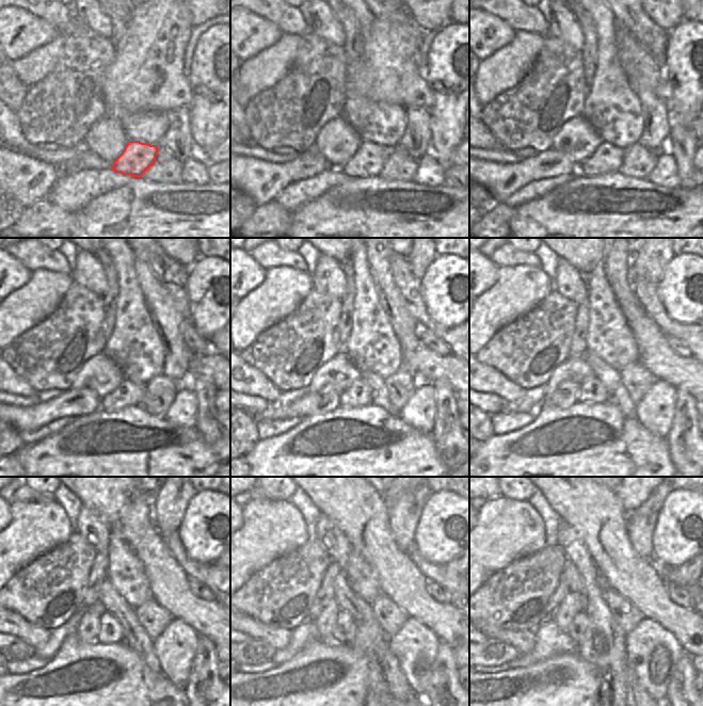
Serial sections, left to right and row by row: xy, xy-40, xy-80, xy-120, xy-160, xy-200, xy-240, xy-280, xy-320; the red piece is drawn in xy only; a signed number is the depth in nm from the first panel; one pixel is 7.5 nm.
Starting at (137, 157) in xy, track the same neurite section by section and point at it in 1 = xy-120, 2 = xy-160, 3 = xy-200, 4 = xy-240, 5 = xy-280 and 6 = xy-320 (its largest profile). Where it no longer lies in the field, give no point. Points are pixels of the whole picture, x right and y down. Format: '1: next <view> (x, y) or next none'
1: next xy-120 (127, 394)
2: next xy-160 (358, 395)
3: next xy-200 (591, 390)
4: next xy-240 (111, 630)
5: next xy-280 (345, 629)
6: next xy-320 (579, 624)

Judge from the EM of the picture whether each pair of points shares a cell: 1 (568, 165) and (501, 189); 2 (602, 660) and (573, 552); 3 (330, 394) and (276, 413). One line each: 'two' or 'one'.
1: one
2: one
3: one

